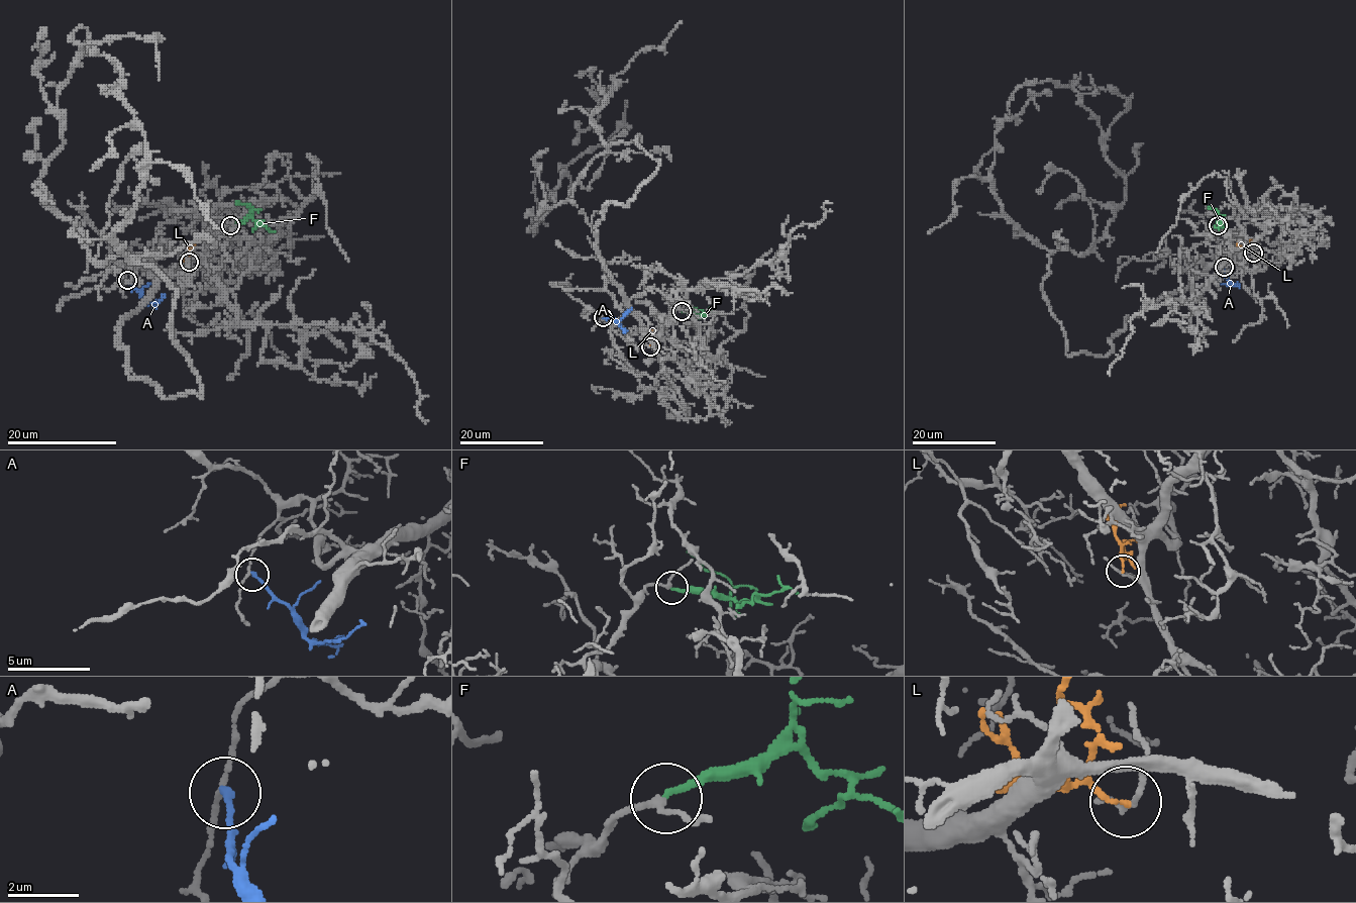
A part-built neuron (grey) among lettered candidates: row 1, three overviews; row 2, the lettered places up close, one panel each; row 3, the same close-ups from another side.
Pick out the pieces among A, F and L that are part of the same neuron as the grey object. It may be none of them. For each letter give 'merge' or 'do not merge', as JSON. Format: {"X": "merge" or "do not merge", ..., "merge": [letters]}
{"A": "do not merge", "F": "merge", "L": "do not merge", "merge": ["F"]}

